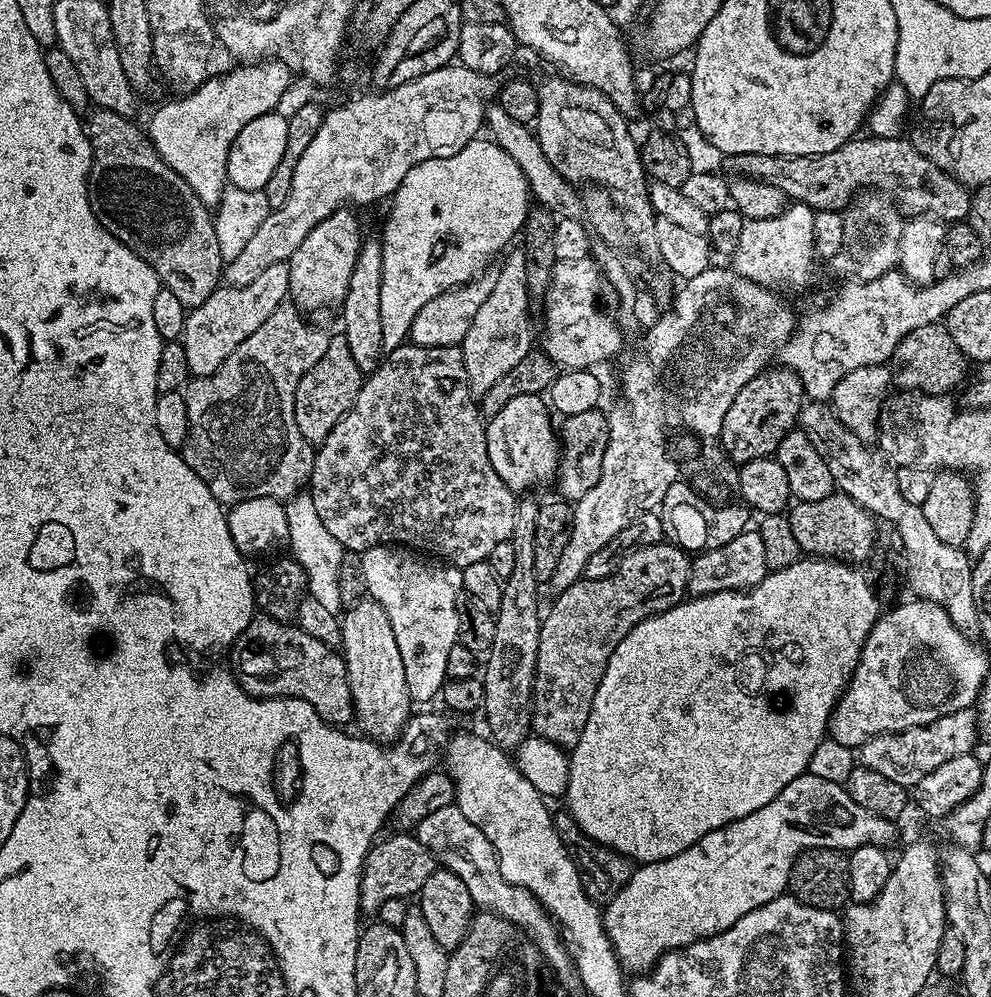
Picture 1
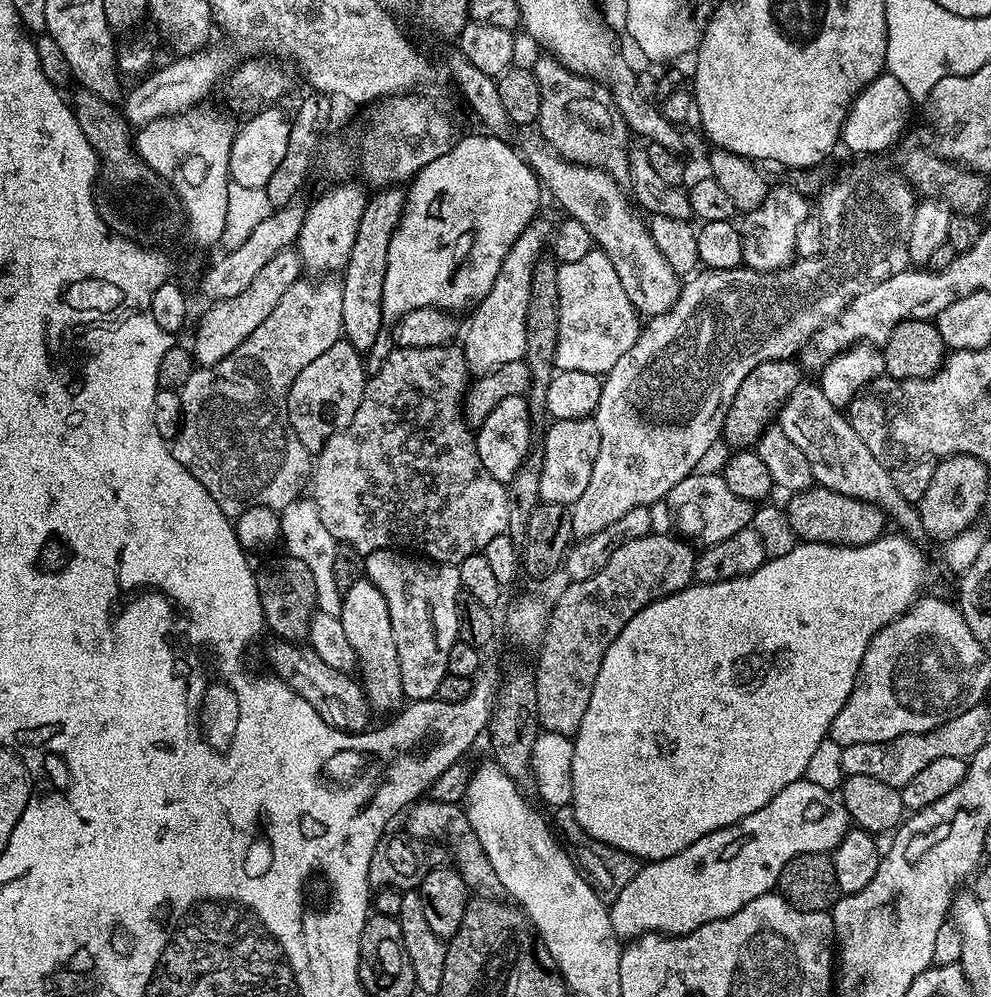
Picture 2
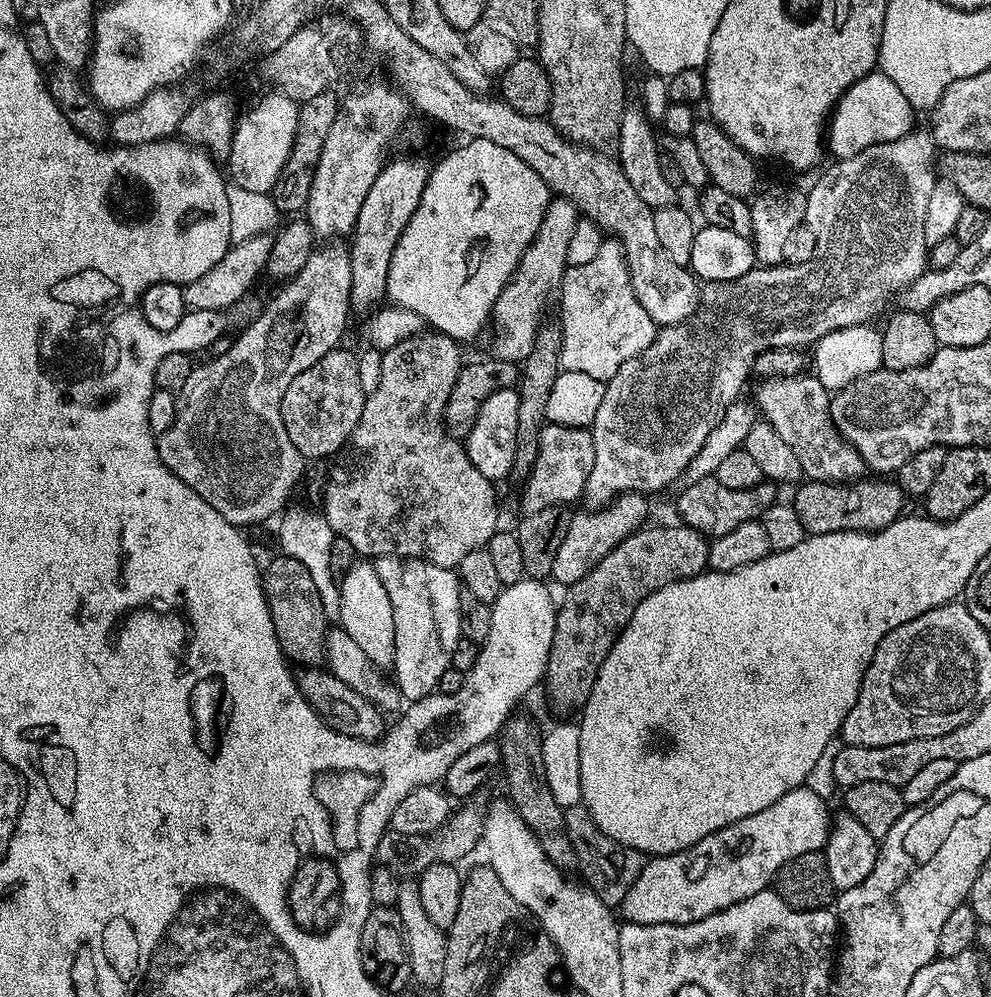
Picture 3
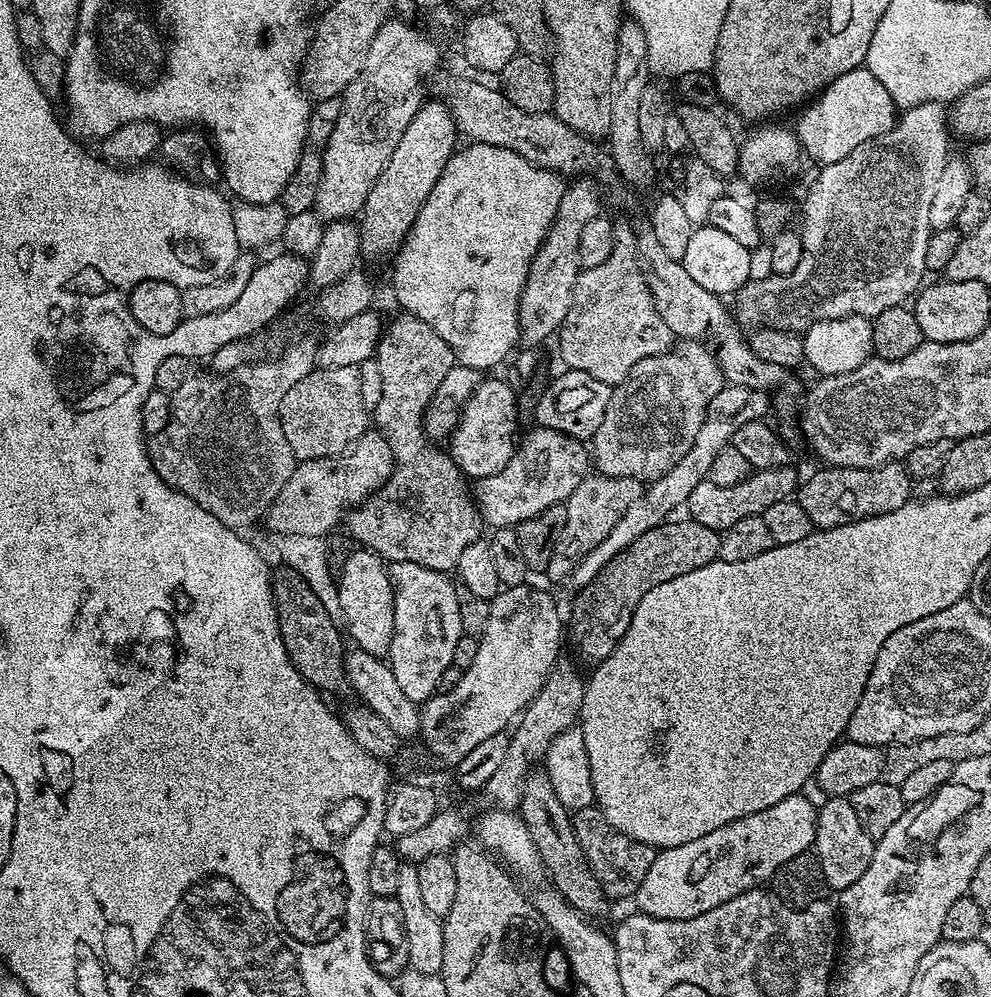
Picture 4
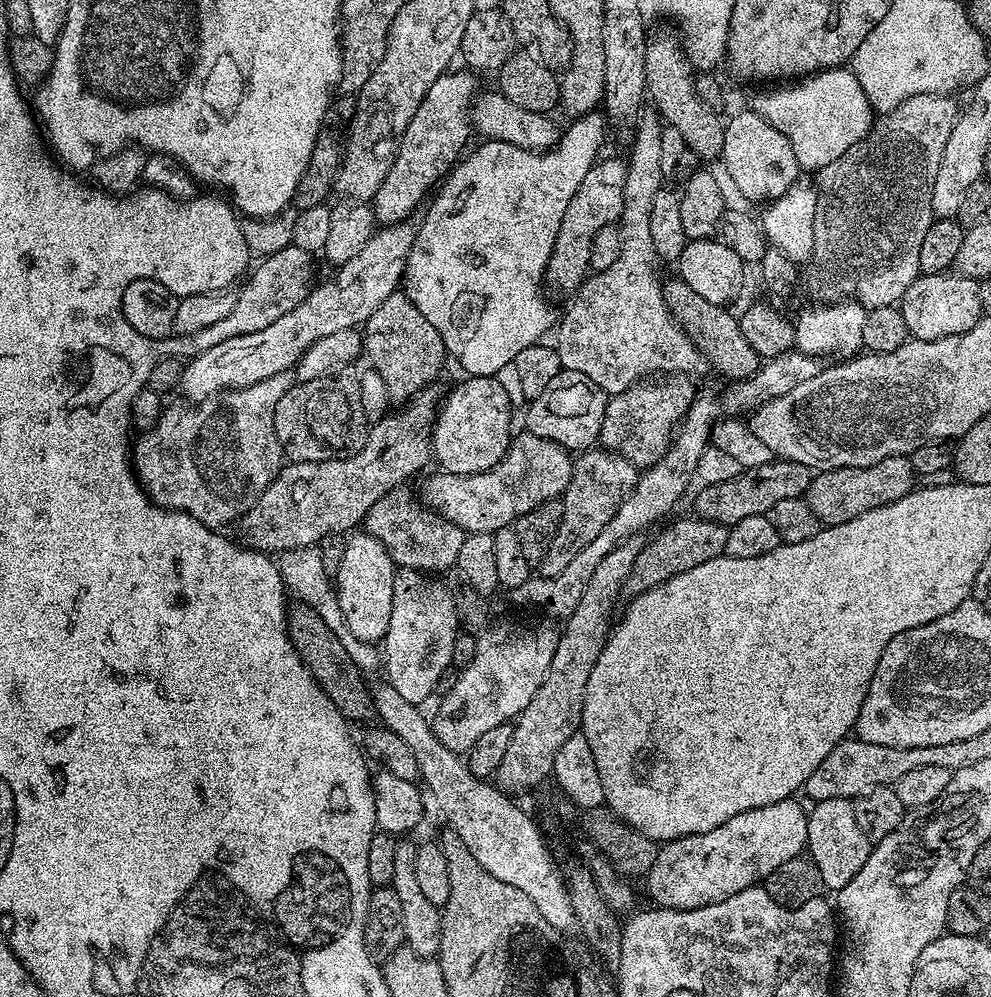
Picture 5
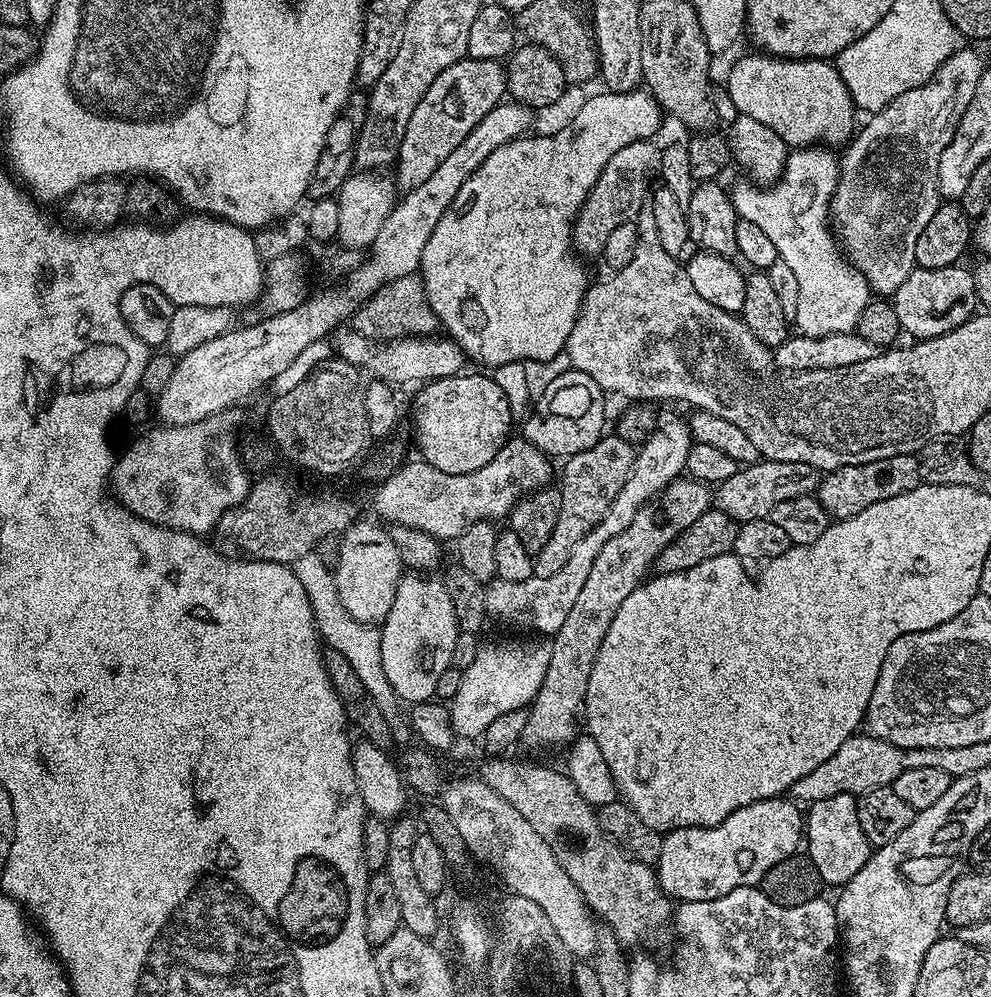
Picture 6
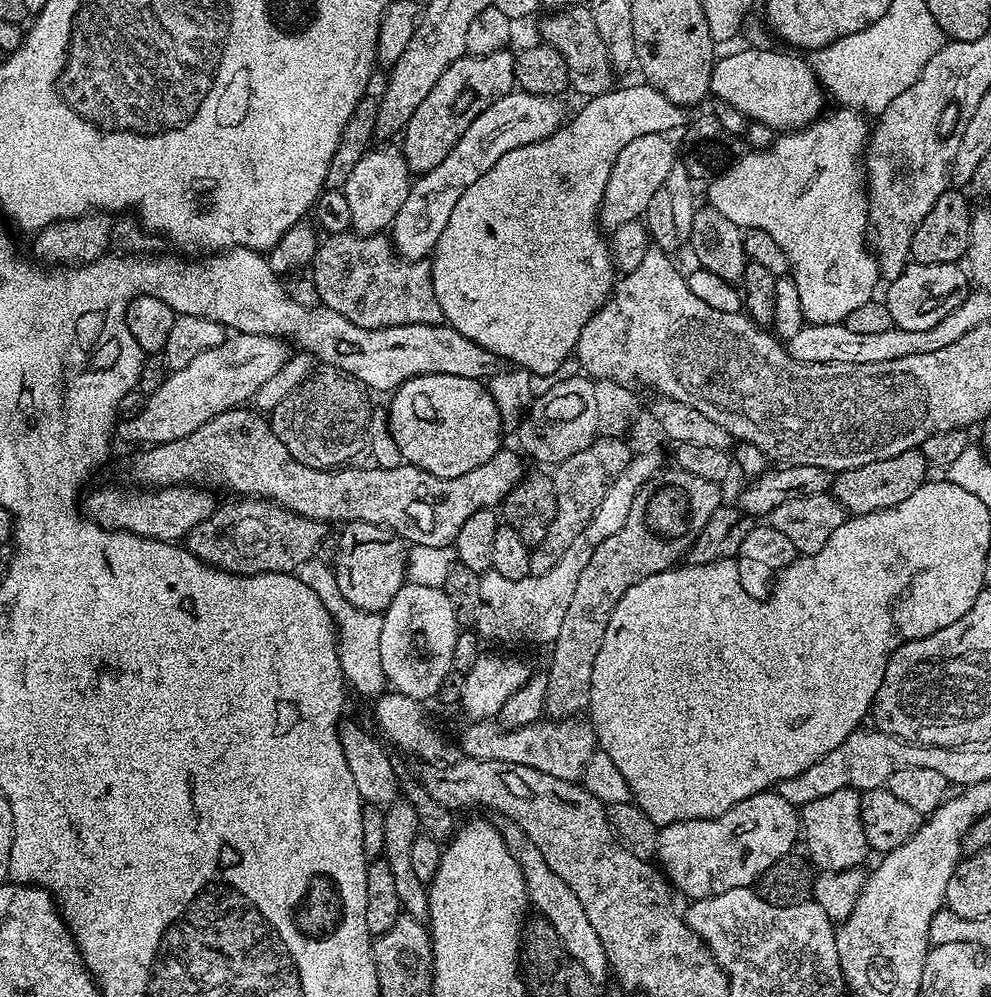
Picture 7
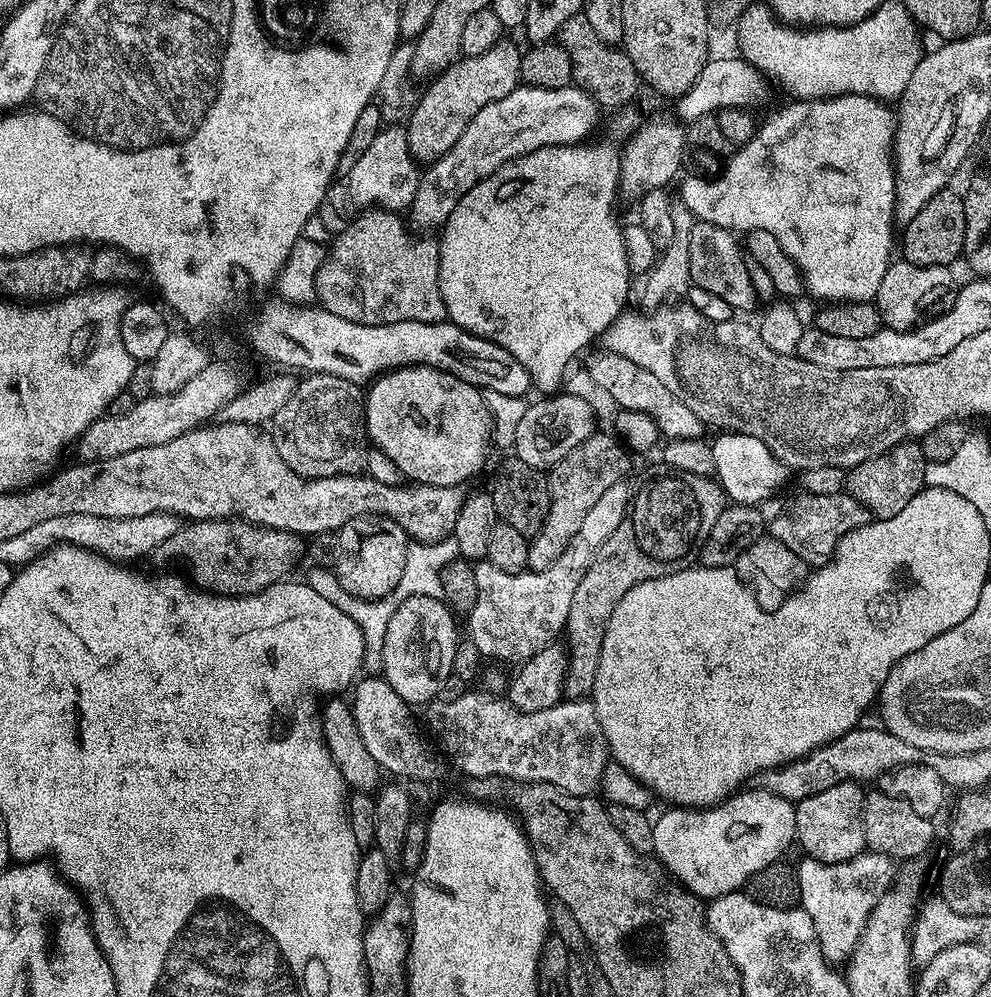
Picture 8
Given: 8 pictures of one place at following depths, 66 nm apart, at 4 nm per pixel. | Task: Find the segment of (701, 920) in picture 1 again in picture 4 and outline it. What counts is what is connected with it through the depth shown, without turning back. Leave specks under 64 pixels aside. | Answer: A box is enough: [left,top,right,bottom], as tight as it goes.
[635,794,816,920]

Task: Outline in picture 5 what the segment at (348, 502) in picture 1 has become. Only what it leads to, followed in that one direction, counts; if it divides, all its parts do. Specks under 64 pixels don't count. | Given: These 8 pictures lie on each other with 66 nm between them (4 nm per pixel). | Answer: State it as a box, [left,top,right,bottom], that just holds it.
[362,290,464,574]

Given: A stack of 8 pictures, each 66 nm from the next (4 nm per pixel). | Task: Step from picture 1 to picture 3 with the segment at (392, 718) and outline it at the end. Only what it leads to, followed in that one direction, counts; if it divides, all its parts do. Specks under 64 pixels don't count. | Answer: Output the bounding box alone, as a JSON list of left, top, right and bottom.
[338,562,394,670]

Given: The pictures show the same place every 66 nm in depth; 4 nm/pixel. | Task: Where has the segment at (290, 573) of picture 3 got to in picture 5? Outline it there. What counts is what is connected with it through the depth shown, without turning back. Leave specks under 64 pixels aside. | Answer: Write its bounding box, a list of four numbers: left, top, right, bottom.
[288,602,376,724]

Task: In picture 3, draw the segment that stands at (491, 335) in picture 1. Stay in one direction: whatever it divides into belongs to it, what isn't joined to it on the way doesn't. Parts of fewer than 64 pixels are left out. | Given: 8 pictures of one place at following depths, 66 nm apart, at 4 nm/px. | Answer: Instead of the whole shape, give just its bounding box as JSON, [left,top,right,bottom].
[490,196,582,362]

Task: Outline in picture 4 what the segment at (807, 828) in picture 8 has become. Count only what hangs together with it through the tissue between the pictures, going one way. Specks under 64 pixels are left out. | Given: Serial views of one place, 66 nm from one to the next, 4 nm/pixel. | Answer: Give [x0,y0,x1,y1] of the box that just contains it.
[814,796,873,890]

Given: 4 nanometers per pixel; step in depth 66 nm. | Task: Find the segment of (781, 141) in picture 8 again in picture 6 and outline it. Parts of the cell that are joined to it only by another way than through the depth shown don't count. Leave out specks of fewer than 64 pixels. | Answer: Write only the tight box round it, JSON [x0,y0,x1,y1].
[730,146,873,338]

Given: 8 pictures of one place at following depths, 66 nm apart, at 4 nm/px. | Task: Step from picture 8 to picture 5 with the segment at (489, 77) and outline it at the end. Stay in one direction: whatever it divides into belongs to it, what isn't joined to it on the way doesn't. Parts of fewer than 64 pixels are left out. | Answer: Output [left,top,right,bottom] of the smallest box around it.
[370,70,478,225]

